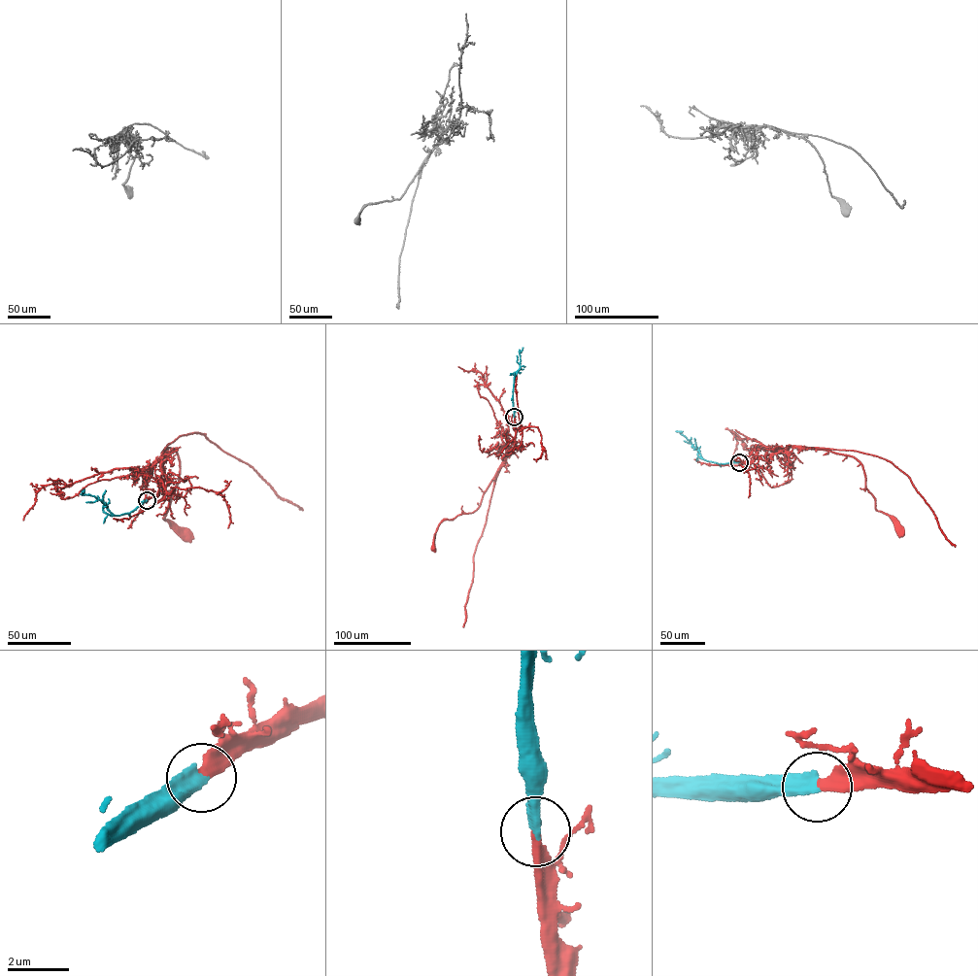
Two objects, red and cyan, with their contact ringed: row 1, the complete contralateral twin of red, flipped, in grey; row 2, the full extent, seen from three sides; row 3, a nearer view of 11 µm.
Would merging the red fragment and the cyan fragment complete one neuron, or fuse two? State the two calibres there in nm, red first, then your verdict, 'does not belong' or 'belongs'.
calibres 360 and 440 nm; belongs

